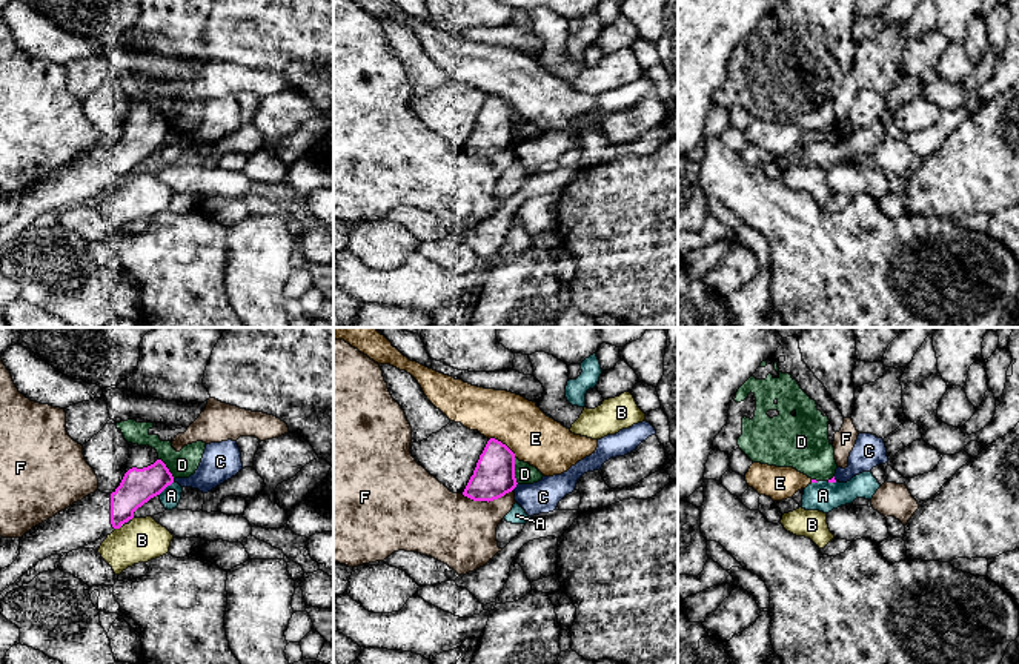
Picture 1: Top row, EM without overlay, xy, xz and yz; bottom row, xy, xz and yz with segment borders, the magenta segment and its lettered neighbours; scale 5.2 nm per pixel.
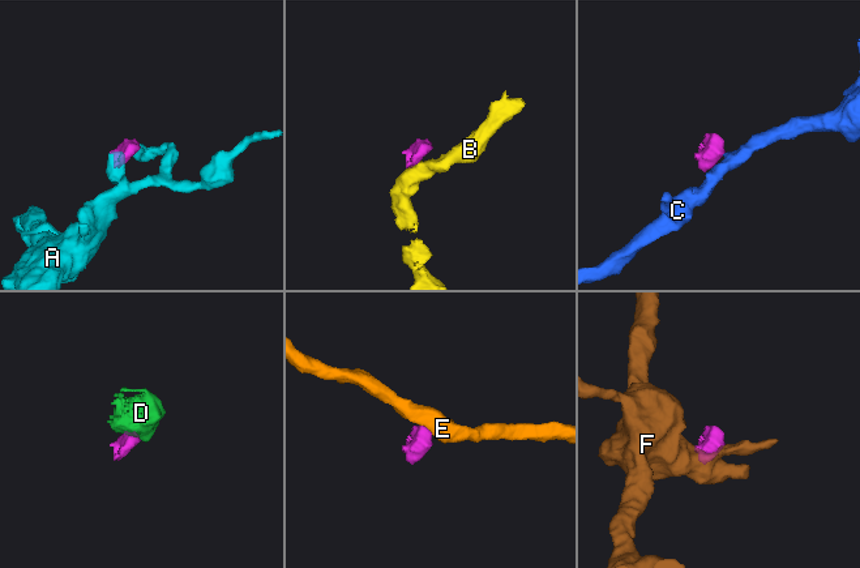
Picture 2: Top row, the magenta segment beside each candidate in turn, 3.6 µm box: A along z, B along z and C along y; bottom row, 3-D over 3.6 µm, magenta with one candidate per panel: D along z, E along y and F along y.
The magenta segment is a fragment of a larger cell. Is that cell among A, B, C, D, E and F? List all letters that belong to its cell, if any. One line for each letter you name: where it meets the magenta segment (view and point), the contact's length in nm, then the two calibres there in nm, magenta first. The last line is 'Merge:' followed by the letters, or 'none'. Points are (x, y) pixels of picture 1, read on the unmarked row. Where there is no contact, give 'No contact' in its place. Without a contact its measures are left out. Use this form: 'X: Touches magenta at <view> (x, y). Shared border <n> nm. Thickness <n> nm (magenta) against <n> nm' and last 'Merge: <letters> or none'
Merge: none

